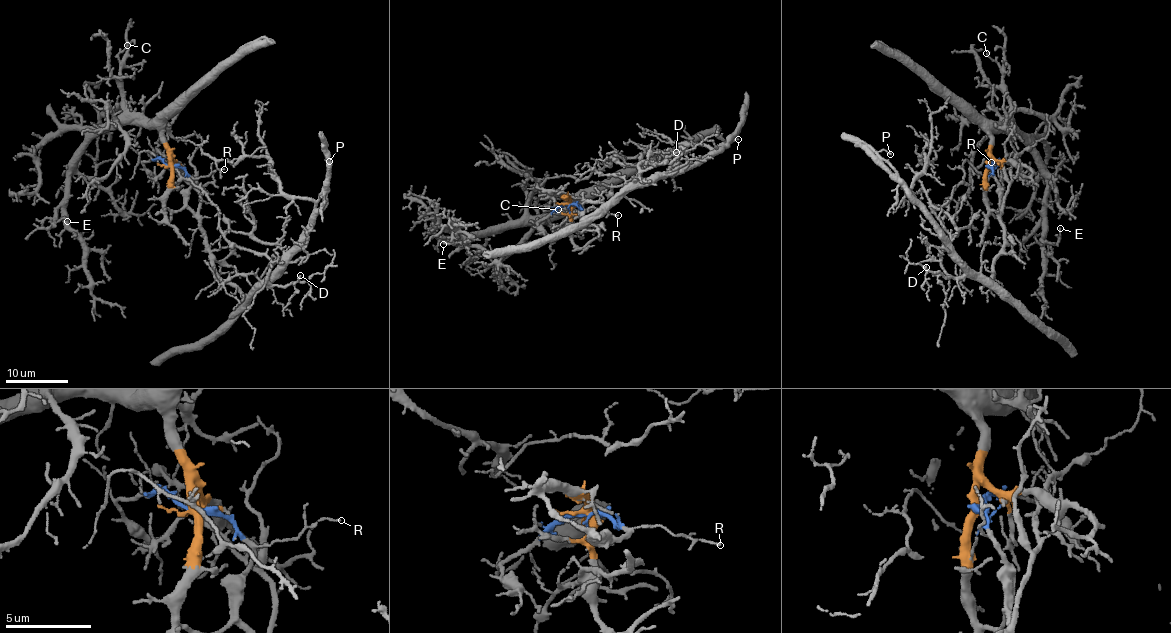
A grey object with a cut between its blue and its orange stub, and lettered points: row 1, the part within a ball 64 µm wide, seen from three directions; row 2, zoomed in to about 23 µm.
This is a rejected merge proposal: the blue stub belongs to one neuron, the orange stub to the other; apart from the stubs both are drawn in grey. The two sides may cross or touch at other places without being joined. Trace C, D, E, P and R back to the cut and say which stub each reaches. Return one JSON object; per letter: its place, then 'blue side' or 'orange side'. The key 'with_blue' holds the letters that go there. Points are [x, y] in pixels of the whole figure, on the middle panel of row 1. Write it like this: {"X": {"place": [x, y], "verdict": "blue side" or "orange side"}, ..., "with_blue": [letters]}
{"C": {"place": [558, 209], "verdict": "orange side"}, "D": {"place": [676, 152], "verdict": "blue side"}, "E": {"place": [443, 244], "verdict": "orange side"}, "P": {"place": [738, 139], "verdict": "blue side"}, "R": {"place": [618, 215], "verdict": "blue side"}, "with_blue": ["D", "P", "R"]}

